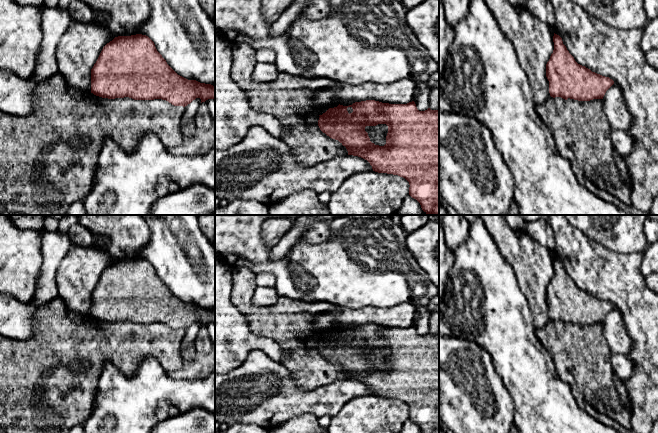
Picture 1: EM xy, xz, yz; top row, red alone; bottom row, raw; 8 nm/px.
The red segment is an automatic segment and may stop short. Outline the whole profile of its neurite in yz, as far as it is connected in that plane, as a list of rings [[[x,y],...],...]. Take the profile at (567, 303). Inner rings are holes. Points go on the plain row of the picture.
[[[555,257],[553,266],[554,274],[546,288],[550,320],[578,325],[603,323],[614,305],[578,288]]]

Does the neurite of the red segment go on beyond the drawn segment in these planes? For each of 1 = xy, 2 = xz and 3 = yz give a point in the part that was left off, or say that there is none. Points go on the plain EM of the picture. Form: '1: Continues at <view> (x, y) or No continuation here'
1: No continuation here
2: No continuation here
3: No continuation here

